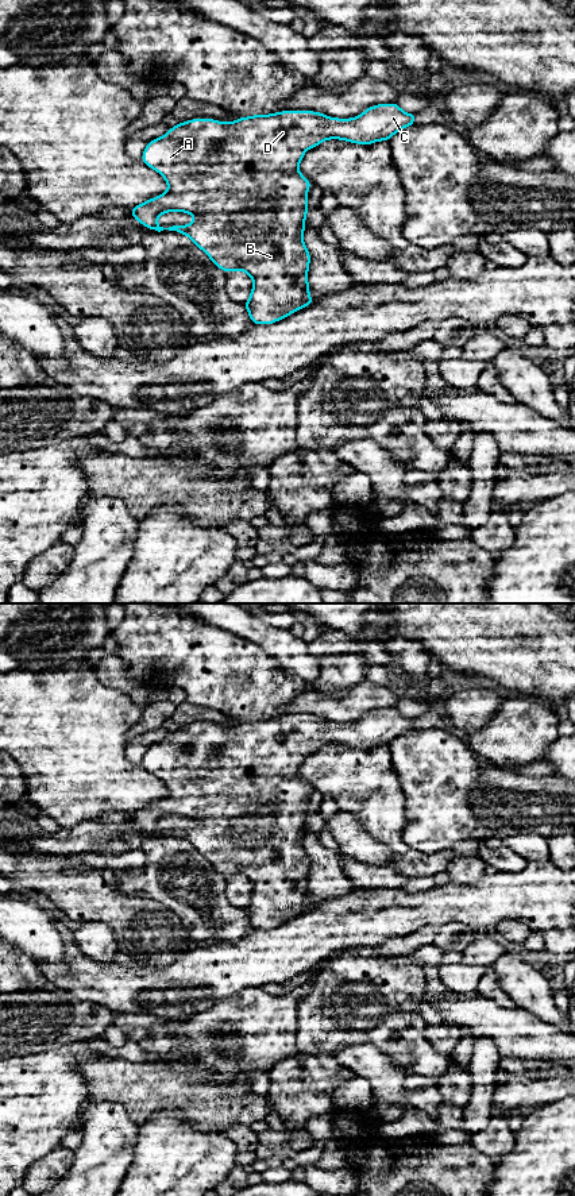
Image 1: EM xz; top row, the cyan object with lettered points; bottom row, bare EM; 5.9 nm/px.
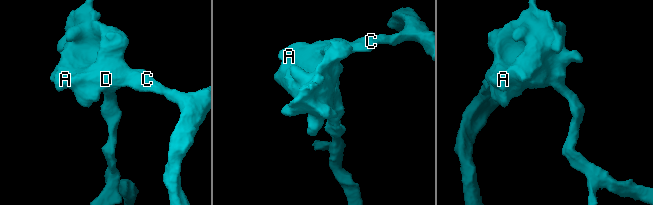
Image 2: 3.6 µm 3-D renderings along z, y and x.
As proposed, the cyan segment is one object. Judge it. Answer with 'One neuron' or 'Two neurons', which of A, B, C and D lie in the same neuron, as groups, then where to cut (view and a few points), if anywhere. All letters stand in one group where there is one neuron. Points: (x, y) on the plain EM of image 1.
One neuron. Groups: A B C D. No split

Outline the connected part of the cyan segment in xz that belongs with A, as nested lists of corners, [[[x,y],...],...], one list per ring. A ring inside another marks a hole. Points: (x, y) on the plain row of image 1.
[[[393,707],[370,711],[352,724],[328,722],[312,715],[283,715],[265,721],[240,722],[232,728],[208,722],[180,728],[163,741],[153,744],[142,760],[143,768],[163,780],[169,791],[167,796],[134,811],[131,819],[148,834],[158,837],[169,834],[189,841],[223,876],[242,875],[248,879],[254,891],[250,904],[243,911],[255,930],[273,929],[314,906],[309,900],[308,890],[310,859],[302,846],[308,817],[306,796],[312,790],[298,776],[305,756],[327,744],[360,749],[389,746],[397,736],[414,729],[414,724],[414,718],[405,718],[397,707]],[[165,817],[186,817],[196,823],[189,830],[163,833],[157,829],[157,823]]]

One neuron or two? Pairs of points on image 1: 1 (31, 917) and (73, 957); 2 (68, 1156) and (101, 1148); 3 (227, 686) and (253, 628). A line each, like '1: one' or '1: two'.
1: two
2: two
3: two

